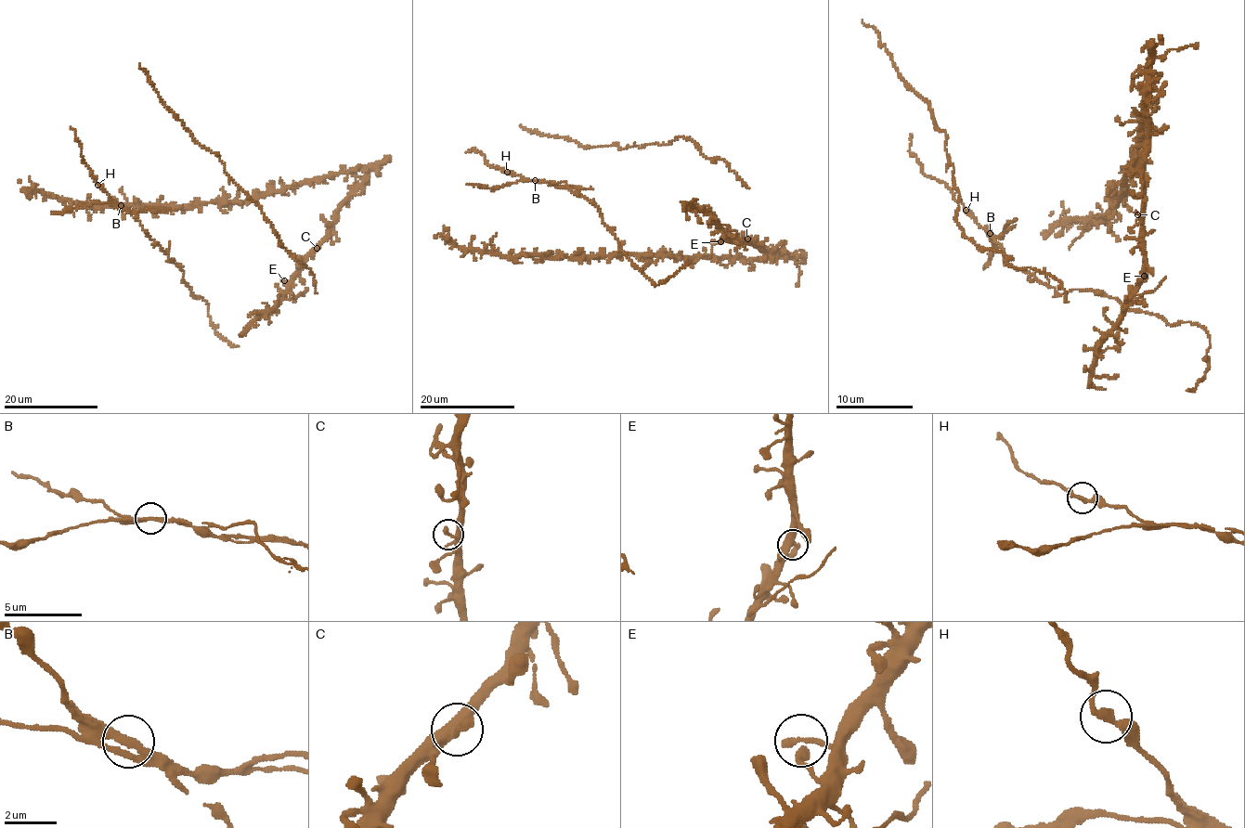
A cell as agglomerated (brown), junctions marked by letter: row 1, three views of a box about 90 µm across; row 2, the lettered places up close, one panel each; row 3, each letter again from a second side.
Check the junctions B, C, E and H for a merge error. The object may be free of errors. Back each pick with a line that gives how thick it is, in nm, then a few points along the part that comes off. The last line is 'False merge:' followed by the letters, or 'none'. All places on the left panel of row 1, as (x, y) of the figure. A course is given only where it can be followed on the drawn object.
B: calibre 320 nm; course (121, 206), (89, 202), (78, 207), (67, 207), (61, 213), (50, 211)
False merge: B

